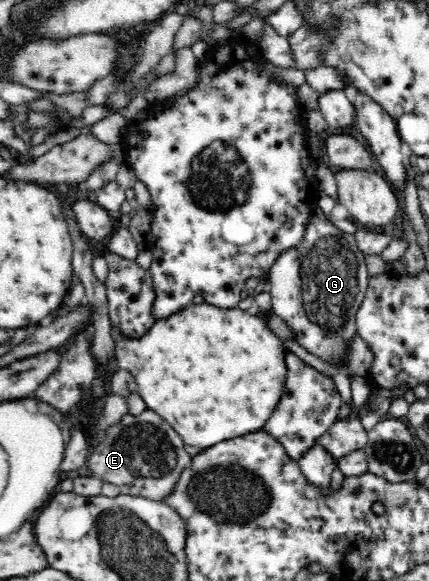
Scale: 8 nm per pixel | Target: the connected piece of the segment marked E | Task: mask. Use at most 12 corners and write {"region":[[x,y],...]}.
{"region":[[154,410],[126,413],[82,473],[162,501],[192,462]]}

